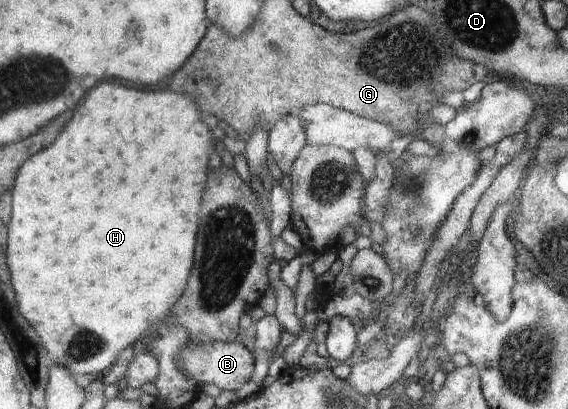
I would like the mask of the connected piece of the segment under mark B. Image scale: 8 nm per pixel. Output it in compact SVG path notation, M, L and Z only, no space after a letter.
M210 342L209 344L192 344L181 350L177 357L177 365L186 378L193 378L200 384L213 384L220 390L238 391L248 381L251 381L256 369L254 353L247 347L235 342Z

